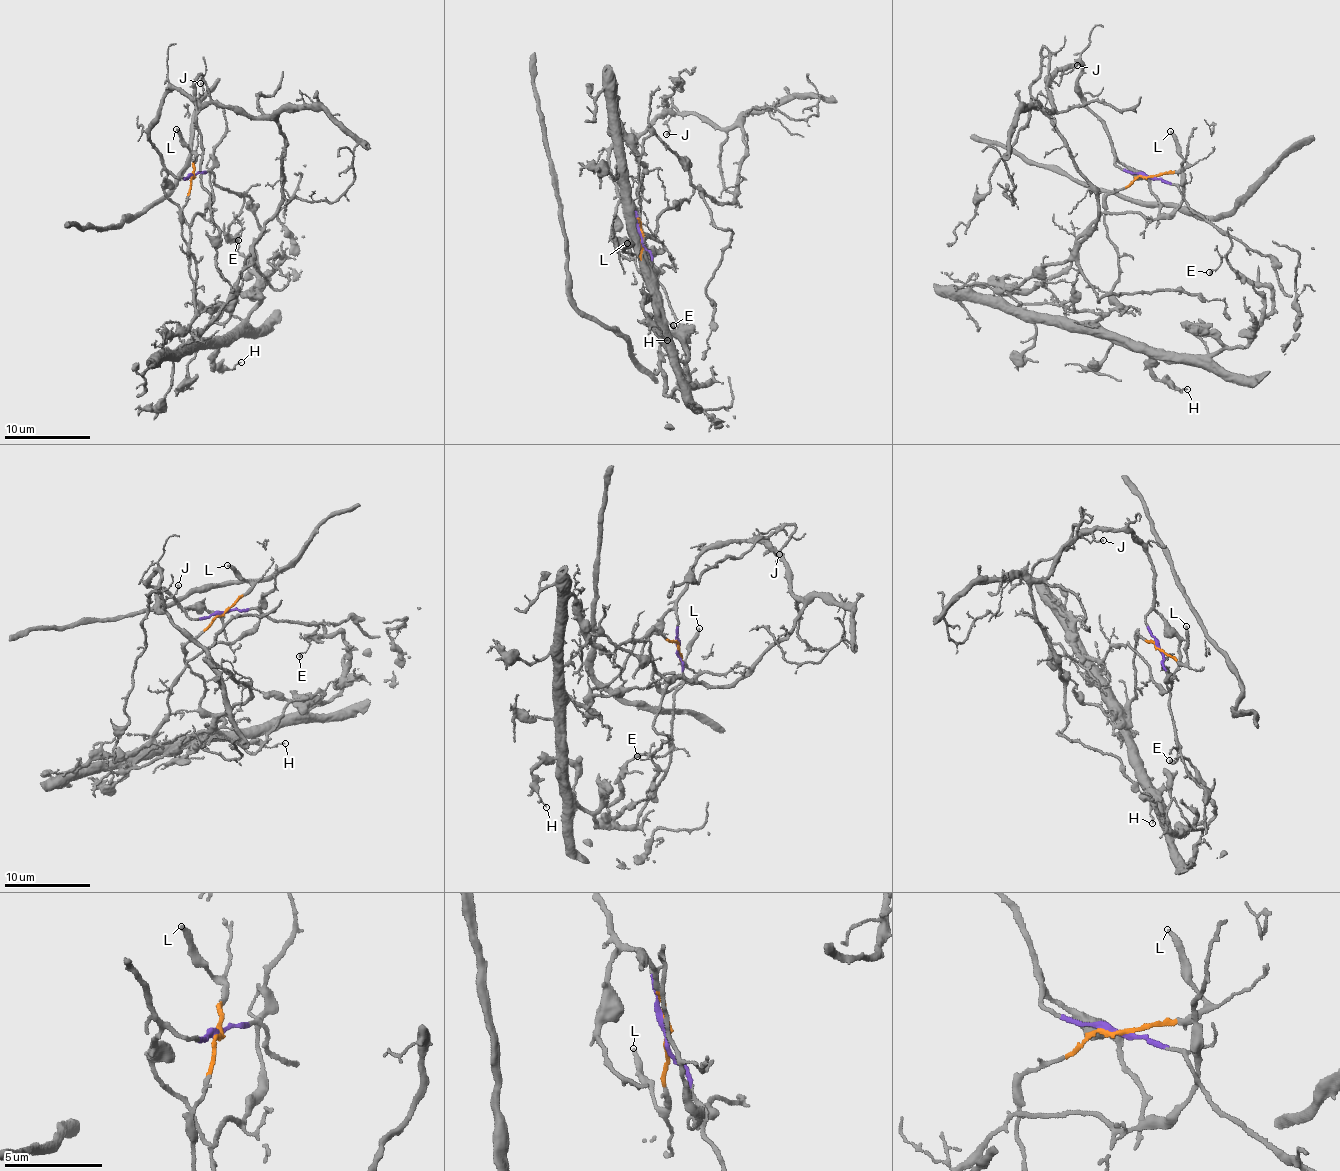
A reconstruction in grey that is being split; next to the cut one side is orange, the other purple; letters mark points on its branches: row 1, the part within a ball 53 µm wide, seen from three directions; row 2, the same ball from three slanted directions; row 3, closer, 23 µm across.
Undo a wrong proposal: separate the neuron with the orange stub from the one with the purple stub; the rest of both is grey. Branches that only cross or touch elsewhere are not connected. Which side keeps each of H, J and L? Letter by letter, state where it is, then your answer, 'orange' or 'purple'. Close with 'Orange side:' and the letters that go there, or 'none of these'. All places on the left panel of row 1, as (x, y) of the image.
H: place (241, 362); orange
J: place (200, 83); purple
L: place (176, 129); orange
Orange side: H, L

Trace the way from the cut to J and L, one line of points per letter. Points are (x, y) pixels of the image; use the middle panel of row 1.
J: (641, 235), (635, 207), (614, 182), (610, 155), (616, 143), (635, 139), (665, 116), (667, 135)
L: (643, 235), (641, 265), (637, 269), (627, 243)

